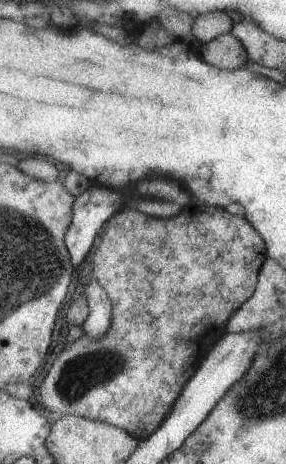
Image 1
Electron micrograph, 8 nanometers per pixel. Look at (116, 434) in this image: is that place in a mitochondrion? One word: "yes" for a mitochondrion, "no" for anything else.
no

